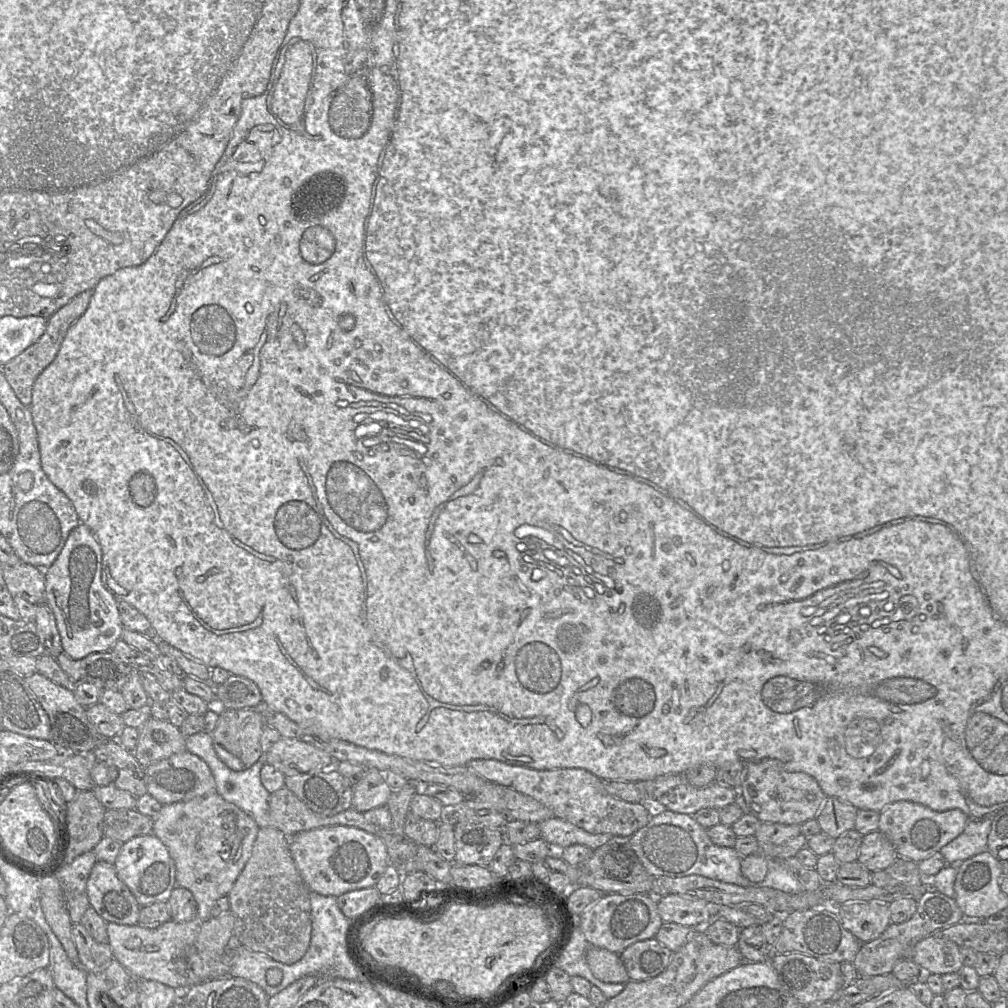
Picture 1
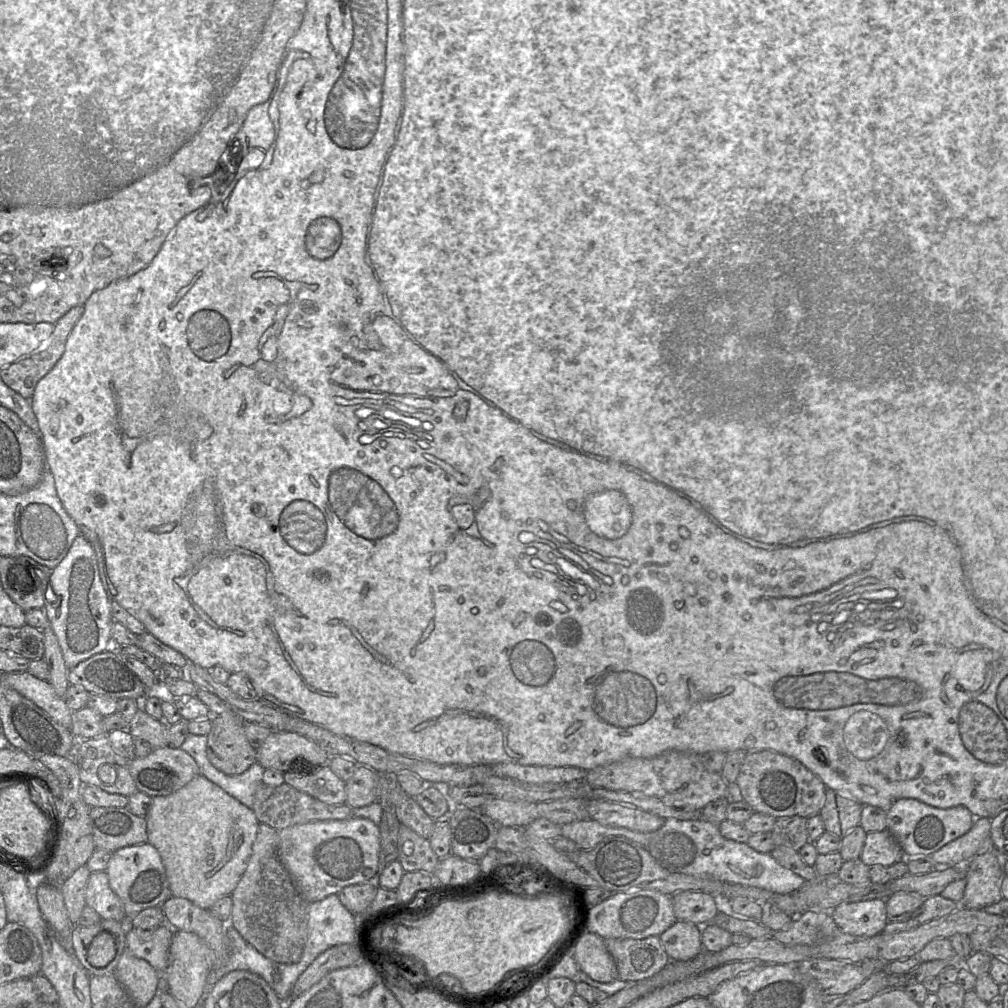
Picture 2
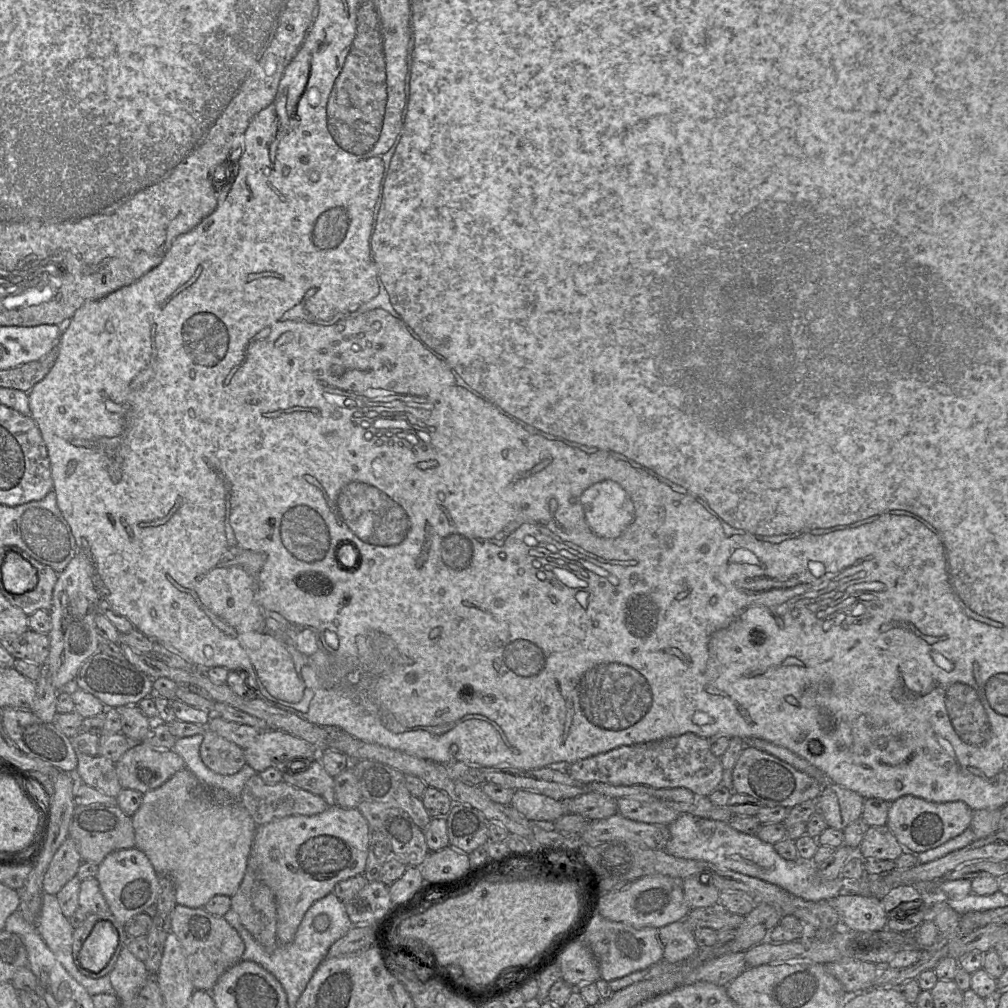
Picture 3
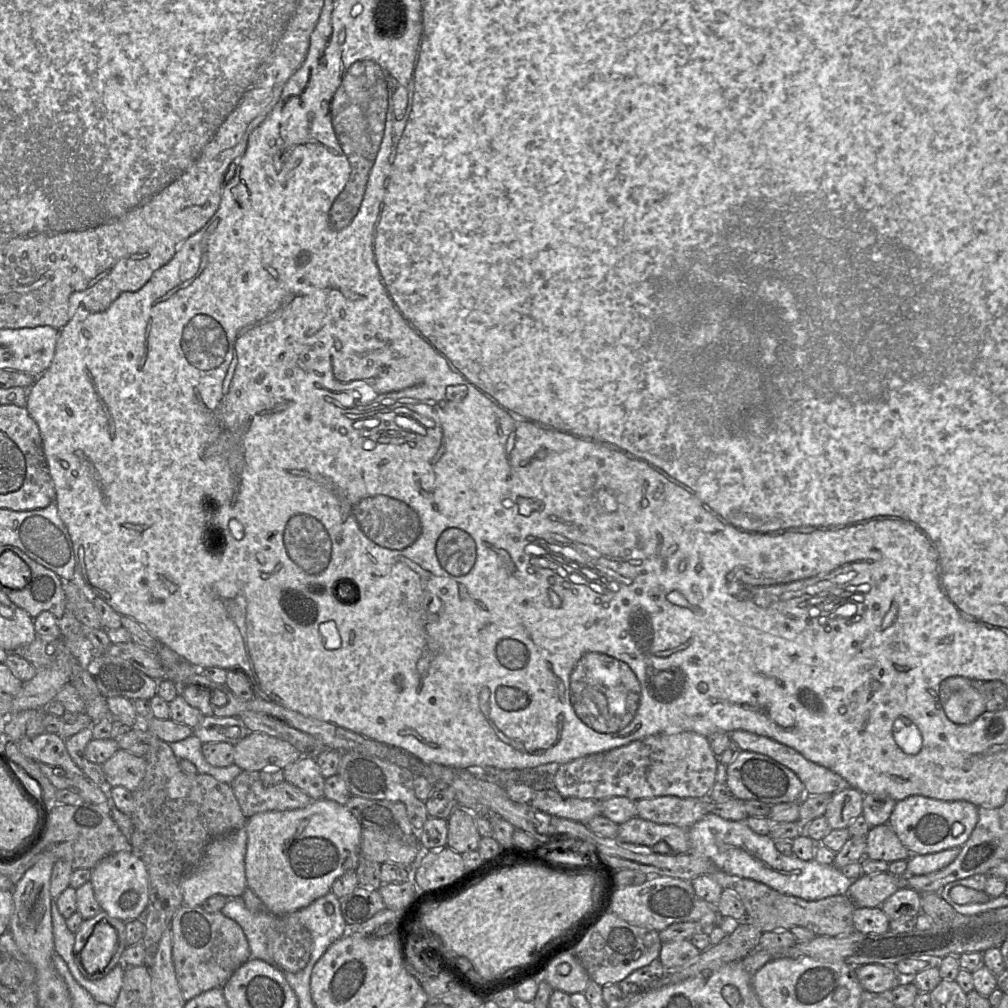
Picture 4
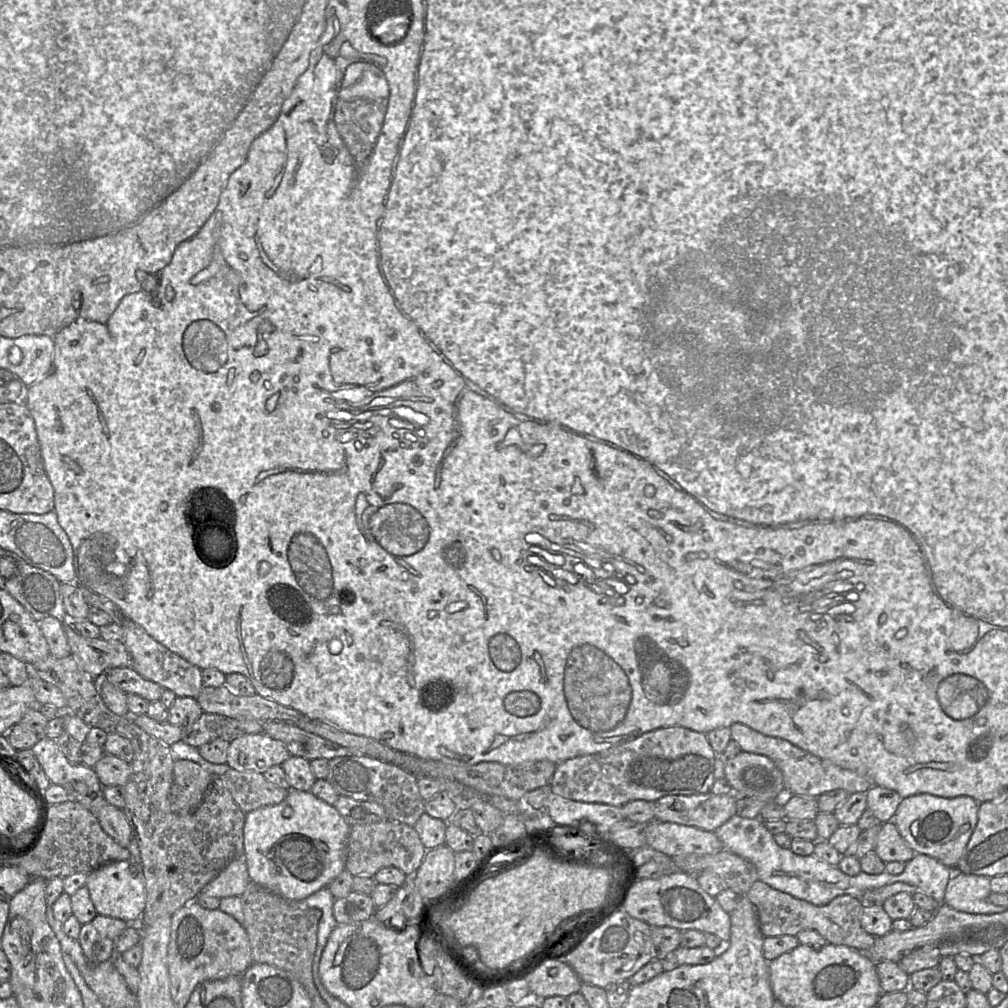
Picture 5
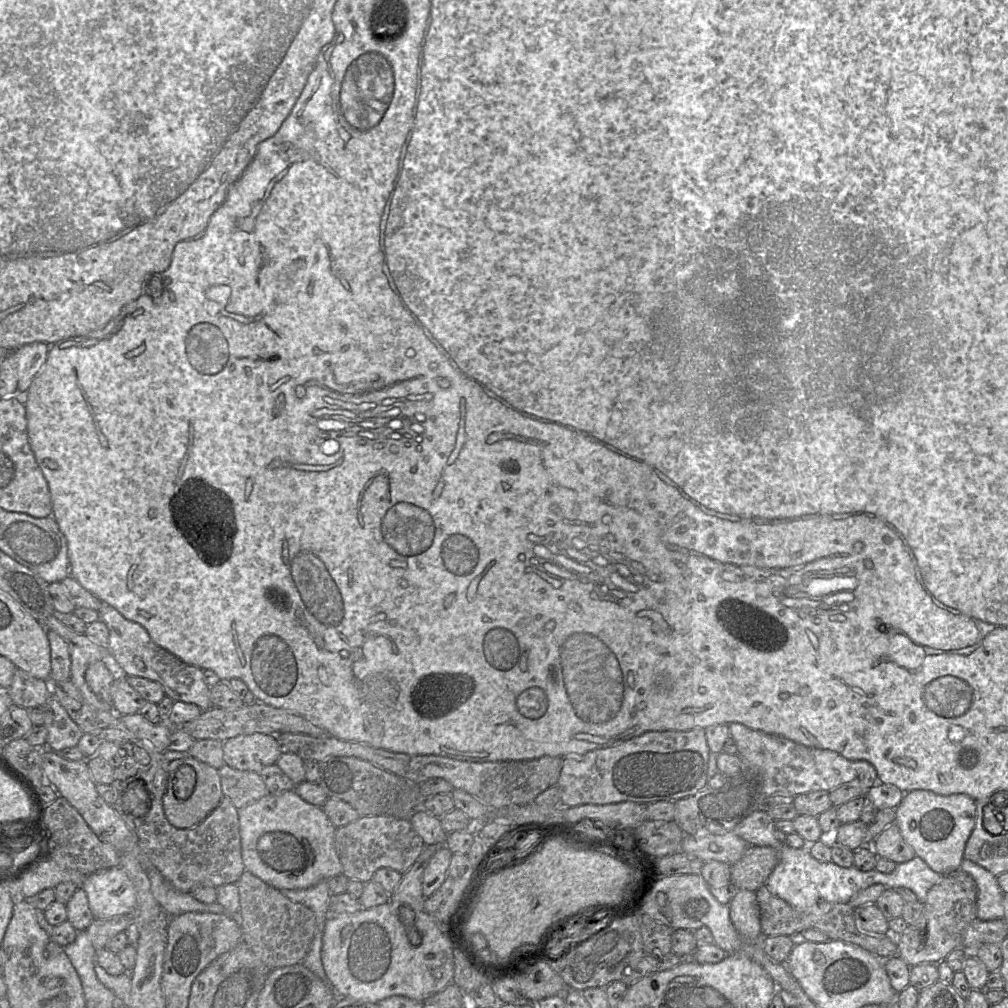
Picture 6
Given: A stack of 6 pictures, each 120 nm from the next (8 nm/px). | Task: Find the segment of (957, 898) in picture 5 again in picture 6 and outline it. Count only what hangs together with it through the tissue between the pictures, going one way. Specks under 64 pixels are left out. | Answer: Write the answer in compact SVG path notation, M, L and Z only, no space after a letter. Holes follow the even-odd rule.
M965 858L962 860L960 870L971 875L976 882L978 889L977 918L983 921L1003 919L1004 893L997 882L997 877Z

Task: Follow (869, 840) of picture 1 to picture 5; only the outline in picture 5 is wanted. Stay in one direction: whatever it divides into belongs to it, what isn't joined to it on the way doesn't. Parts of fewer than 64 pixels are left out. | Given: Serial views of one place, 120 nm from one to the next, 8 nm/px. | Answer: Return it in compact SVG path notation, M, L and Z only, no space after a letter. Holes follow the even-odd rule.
M894 821L881 824L874 852L884 863L893 861L906 863L915 855L899 833Z

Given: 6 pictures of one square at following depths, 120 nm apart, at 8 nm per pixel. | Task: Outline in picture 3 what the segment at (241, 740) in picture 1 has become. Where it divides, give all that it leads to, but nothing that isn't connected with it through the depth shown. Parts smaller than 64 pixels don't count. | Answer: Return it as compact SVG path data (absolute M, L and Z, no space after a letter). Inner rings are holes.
M205 729L203 735L200 757L213 772L221 775L233 775L246 764L244 749L237 744L209 729Z

